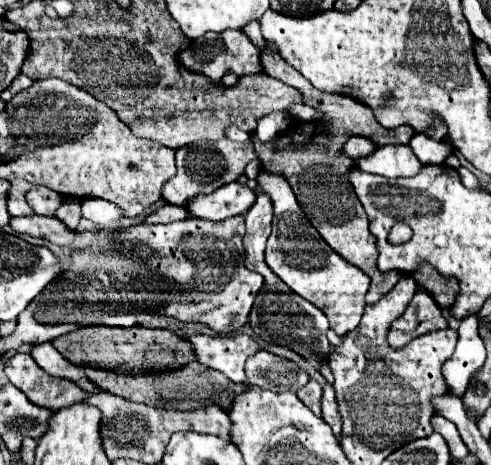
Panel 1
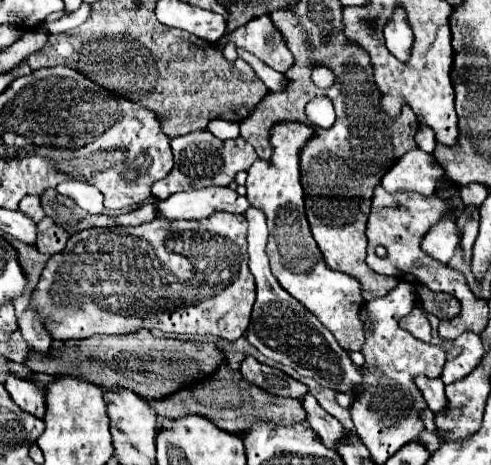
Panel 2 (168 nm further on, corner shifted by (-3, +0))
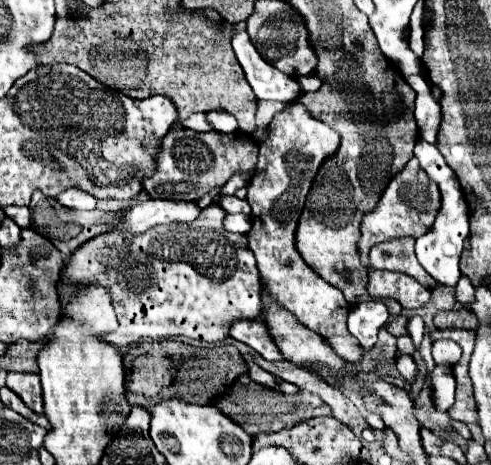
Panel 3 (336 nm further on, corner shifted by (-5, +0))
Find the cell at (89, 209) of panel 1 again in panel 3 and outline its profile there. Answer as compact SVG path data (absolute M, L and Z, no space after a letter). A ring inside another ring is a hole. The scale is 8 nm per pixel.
M65 190L61 192L57 198L55 198L61 206L65 208L73 208L73 210L95 210L97 206L97 200L87 194L87 192L81 192L81 190Z

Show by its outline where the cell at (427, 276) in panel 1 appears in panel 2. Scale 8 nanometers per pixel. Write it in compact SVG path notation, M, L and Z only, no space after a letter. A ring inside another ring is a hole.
M417 284L417 296L423 310L427 310L429 314L435 314L441 320L455 318L461 310L461 304L455 296L449 296L445 292L433 292L423 284Z

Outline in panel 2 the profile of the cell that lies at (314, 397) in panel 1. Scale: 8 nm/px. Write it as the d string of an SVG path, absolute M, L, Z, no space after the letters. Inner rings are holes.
M307 392L301 402L303 402L303 408L307 412L309 426L319 434L319 438L323 440L325 446L335 448L335 440L341 438L345 432L343 424L337 418L333 418L329 412L325 412L311 392Z

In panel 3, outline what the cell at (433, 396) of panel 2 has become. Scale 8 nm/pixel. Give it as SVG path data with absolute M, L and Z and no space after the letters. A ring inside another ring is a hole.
M397 354L395 356L395 366L401 372L403 378L407 378L409 382L415 382L415 362L411 356L407 354Z

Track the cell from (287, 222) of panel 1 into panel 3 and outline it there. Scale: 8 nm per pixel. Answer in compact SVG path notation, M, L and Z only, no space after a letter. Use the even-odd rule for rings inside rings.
M289 104L271 120L269 136L259 144L257 174L247 184L247 202L253 210L251 230L247 238L249 250L257 260L261 284L267 294L273 296L287 312L291 312L299 324L317 332L327 344L331 344L337 356L353 362L361 360L363 348L359 340L347 330L347 300L337 288L321 280L321 276L317 276L293 248L297 220L309 194L311 182L321 164L337 154L339 140L341 138L333 128L313 118L301 104Z

